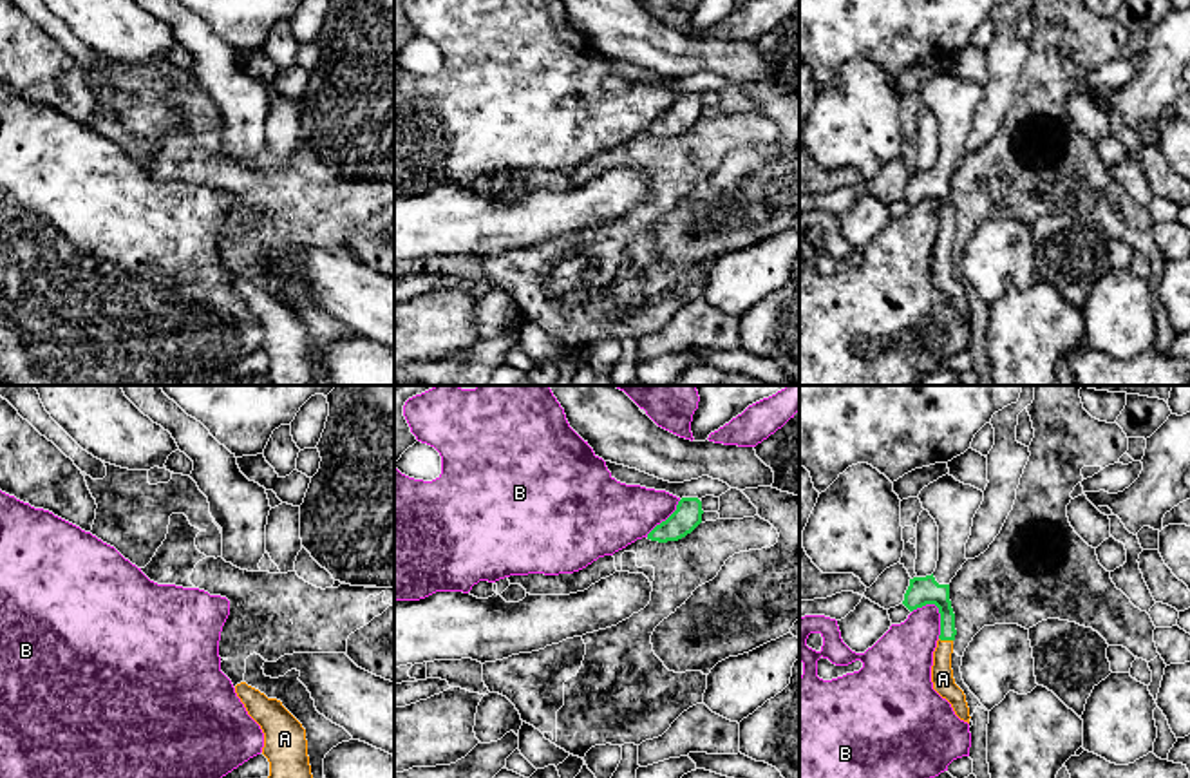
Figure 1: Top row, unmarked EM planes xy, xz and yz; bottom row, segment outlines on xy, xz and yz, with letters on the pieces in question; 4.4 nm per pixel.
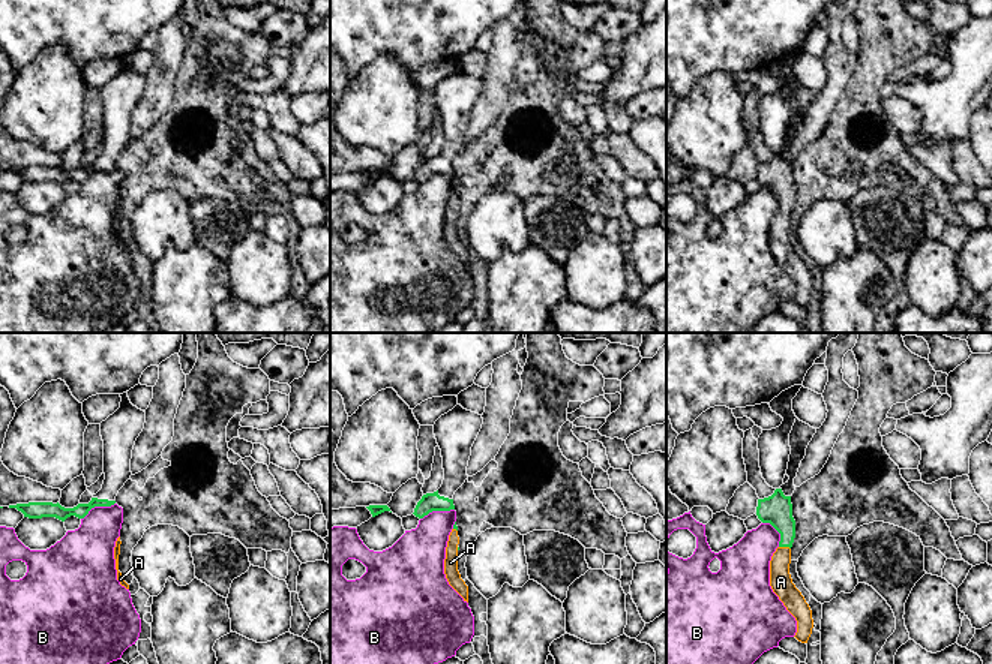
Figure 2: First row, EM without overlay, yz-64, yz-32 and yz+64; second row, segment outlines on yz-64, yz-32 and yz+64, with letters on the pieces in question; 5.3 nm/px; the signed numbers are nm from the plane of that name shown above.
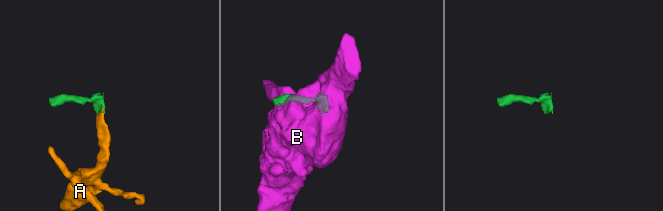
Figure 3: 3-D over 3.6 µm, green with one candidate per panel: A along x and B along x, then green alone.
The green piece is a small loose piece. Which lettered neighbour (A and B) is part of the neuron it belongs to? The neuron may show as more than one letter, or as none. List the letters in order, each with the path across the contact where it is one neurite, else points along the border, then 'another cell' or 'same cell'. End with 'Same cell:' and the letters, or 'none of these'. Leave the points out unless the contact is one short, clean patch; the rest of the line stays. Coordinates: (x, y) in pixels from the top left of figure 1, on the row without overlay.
A: way yz (923, 185), (944, 201), (946, 234), (943, 274); same cell
B: another cell
Same cell: A

